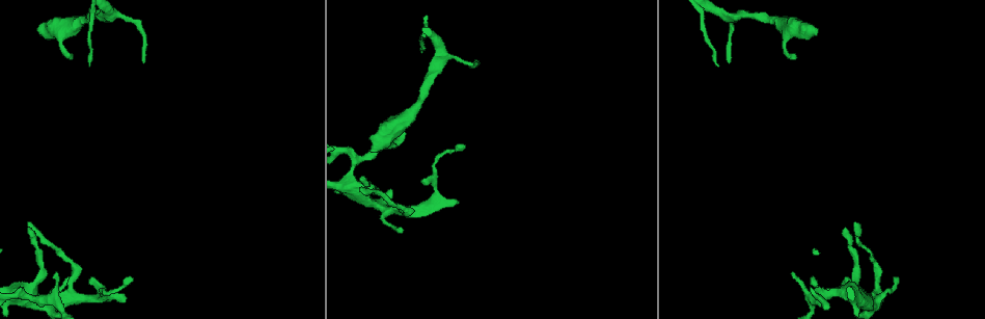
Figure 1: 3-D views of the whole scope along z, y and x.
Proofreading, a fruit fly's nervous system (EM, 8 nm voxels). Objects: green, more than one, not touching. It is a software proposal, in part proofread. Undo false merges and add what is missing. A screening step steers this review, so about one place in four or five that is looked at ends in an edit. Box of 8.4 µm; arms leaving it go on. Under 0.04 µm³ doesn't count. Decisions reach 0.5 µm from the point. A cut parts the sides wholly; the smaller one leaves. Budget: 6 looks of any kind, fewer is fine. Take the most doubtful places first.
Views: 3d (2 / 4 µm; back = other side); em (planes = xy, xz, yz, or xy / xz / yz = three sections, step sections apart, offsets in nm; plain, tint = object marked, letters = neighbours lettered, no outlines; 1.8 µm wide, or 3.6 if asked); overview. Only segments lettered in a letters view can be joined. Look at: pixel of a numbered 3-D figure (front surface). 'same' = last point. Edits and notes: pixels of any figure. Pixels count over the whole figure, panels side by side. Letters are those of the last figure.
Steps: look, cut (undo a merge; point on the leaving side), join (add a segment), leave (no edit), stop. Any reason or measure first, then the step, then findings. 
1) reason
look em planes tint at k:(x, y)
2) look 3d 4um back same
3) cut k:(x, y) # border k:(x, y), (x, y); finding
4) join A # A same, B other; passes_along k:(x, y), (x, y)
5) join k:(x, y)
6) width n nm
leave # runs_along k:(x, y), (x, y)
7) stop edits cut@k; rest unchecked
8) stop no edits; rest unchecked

touches itself
look em planes letters at 1:(386, 196)

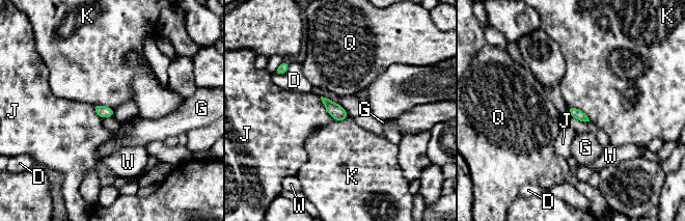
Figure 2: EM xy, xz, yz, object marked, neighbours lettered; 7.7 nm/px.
longest_contact K 220 nm
leave # D other, G other, J other, K other, Q other, W other; border 2:(568, 105), (580, 109), (590, 120); continuous, no second cell

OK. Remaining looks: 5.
free end
look em xz step 8 letters at 1:(456, 205)

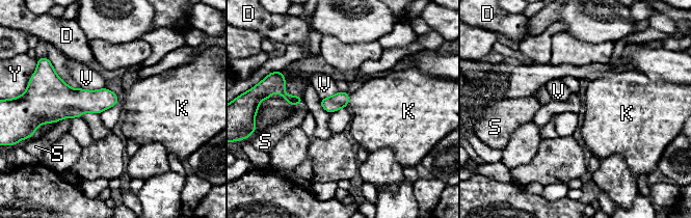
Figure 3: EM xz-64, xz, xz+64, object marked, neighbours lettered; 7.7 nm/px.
width 130 nm
join K # D other, K same, S other, V other, Y other; passes_along 3:(340, 100), (348, 101), (379, 108); it goes on there

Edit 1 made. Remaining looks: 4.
see it whole again
look overview

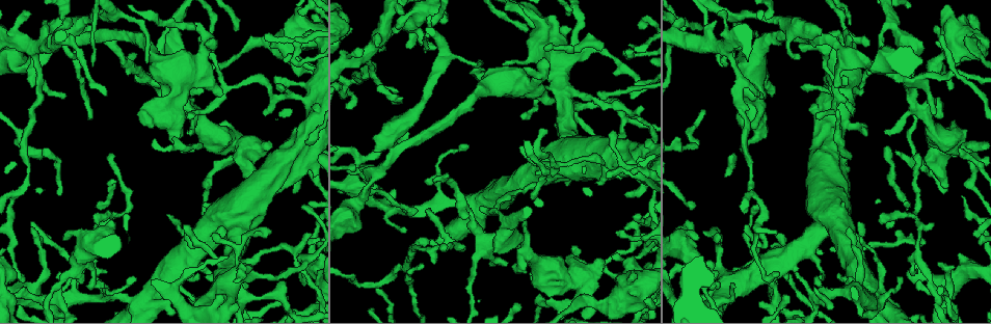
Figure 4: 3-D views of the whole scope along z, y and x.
look em xy step 8 letters at 4:(104, 287)

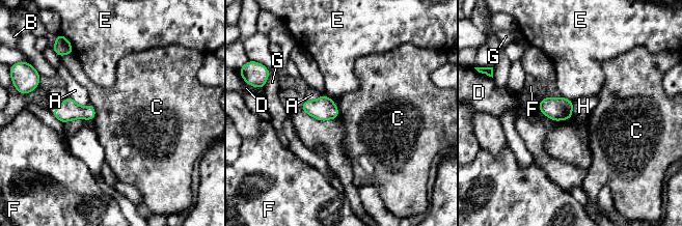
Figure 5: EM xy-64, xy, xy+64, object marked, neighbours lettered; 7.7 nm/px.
longest_contact C 220 nm
leave # A other, B other, C other, D other, E other, F other, G other, H other; no lettered segment goes on from it

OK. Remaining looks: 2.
stop edits join@3; rest unchecked

